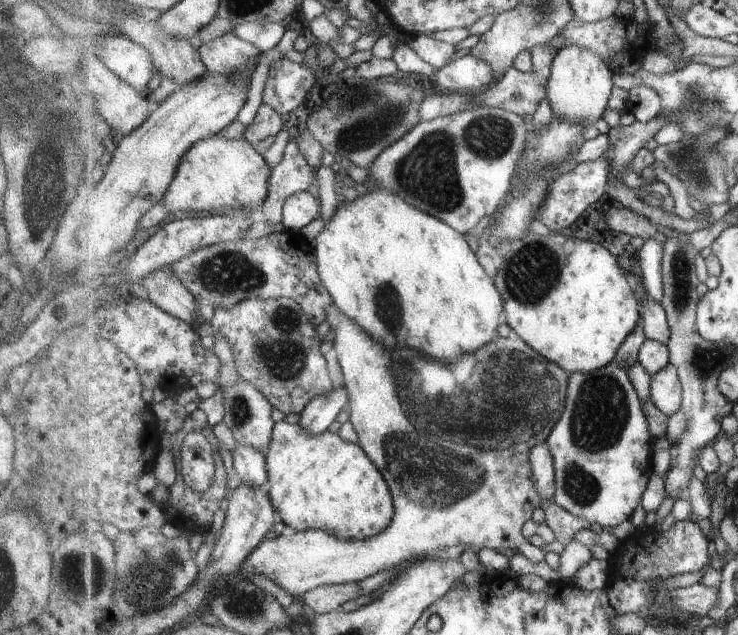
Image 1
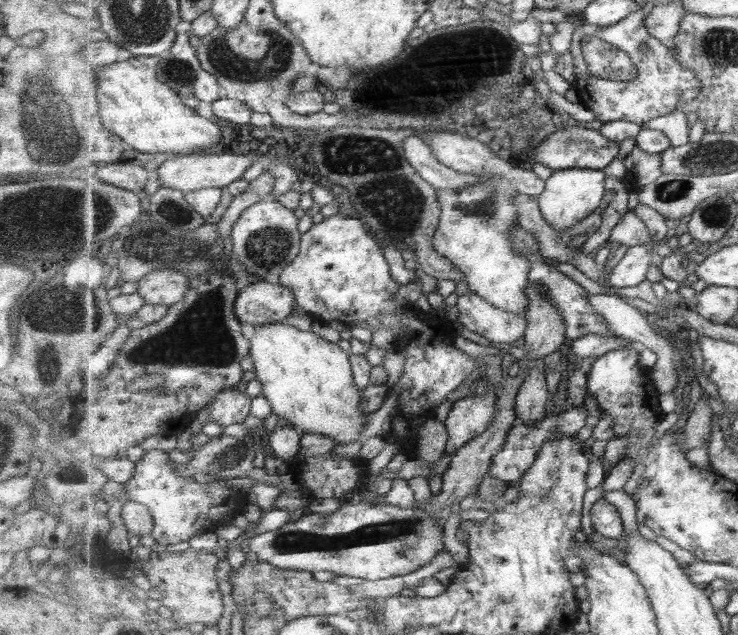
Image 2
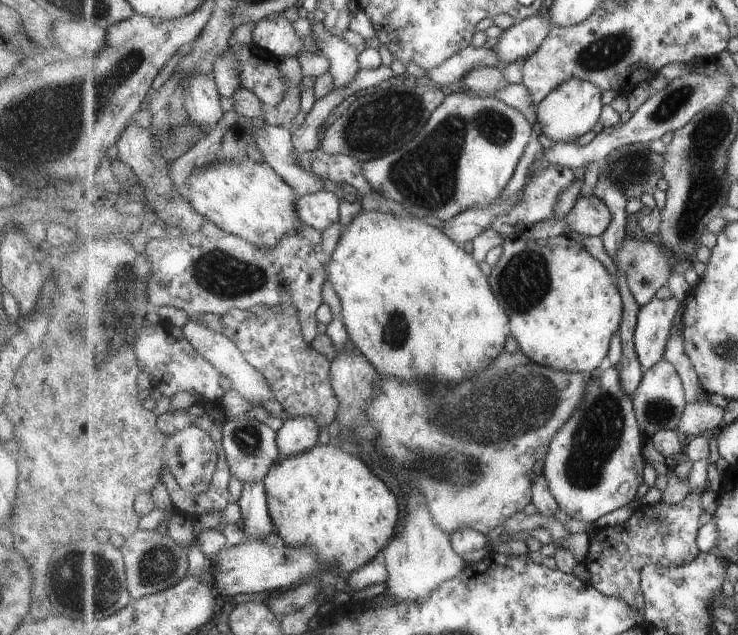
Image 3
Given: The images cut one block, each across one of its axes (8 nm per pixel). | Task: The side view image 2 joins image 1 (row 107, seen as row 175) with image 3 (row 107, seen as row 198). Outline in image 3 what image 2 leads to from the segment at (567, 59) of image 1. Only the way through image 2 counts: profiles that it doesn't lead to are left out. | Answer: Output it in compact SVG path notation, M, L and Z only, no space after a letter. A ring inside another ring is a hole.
M569 78L561 86L555 88L548 98L538 106L538 134L546 141L551 142L576 142L577 138L585 136L593 130L593 126L601 120L604 106L601 102L603 90L597 88L593 82L581 78Z

